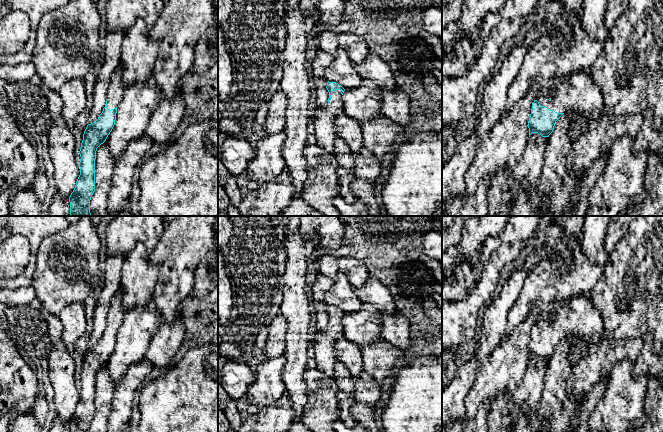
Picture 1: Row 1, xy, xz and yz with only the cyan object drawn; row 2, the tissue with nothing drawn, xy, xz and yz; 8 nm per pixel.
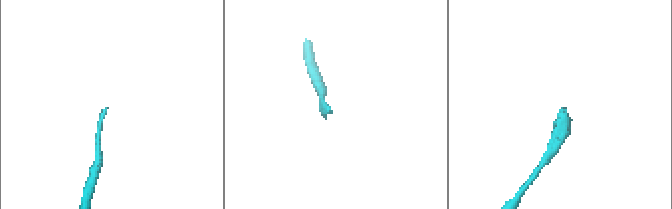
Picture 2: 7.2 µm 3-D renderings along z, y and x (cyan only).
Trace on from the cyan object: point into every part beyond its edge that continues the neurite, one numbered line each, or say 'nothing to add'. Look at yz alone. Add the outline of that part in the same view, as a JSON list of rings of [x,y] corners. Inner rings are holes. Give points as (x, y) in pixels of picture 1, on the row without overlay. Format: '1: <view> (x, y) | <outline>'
1: yz (578, 316) | [[[589,292],[579,293],[568,302],[561,302],[553,313],[540,312],[535,324],[557,337],[576,336],[568,356],[572,366],[585,355],[591,342],[598,342],[603,331],[602,314],[591,303]]]

